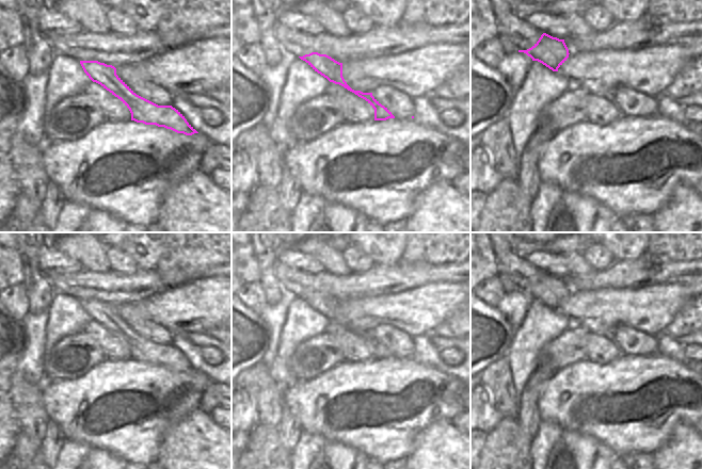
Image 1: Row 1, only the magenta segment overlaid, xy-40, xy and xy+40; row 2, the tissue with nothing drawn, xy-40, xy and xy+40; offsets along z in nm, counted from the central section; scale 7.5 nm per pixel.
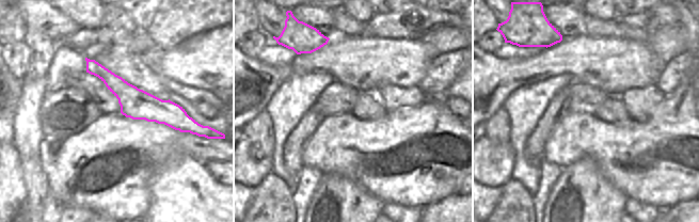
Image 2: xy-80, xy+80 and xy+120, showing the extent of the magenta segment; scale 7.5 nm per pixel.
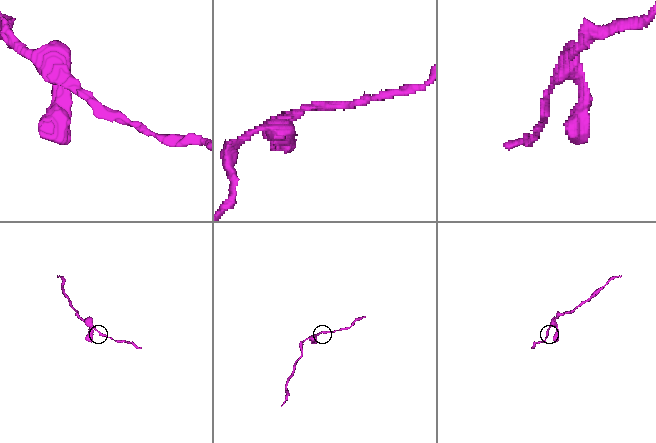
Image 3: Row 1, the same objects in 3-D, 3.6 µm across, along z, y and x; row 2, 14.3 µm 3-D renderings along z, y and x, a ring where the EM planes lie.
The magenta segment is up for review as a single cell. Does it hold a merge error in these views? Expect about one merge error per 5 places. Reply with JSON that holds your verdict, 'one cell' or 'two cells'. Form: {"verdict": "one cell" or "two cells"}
{"verdict": "one cell"}

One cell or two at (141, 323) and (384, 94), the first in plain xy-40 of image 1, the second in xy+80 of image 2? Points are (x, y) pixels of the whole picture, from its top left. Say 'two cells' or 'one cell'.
one cell

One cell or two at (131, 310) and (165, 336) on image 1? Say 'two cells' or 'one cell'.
one cell

